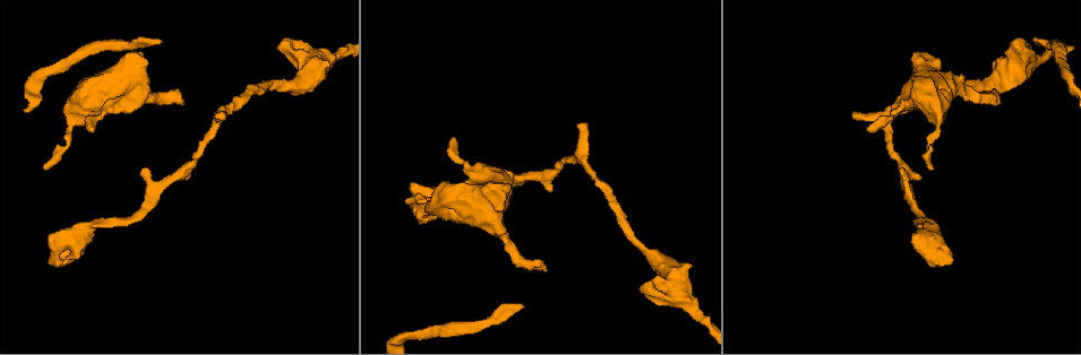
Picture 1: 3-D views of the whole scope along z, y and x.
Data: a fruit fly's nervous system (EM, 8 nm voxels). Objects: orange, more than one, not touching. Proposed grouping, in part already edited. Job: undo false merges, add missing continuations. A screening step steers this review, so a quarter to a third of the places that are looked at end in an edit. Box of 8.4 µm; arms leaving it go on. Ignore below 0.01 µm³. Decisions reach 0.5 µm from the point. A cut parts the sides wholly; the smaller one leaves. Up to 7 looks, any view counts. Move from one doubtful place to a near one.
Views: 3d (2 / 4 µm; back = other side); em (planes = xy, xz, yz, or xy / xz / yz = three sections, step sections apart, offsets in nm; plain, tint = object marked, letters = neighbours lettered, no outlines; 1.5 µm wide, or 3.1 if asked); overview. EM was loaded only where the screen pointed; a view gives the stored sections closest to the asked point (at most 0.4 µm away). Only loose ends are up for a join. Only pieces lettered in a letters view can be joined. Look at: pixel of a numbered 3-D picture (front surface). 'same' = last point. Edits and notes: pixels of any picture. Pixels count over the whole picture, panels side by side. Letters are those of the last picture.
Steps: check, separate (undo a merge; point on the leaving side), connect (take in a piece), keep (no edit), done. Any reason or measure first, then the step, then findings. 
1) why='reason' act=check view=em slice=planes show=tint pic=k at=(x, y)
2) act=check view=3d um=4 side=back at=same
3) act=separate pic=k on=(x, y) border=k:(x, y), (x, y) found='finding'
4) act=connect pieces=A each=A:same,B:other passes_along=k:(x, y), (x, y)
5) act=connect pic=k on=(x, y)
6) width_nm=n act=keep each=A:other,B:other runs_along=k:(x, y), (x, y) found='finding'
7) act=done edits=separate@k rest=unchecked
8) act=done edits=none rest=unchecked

why='sharp bend' act=check view=em slice=xy step=4 show=tint pic=1 at=(56, 256)

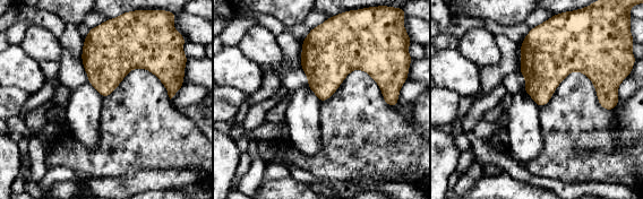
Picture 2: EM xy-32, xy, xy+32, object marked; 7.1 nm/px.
why='another direction' act=check view=em slice=planes show=letters at=same

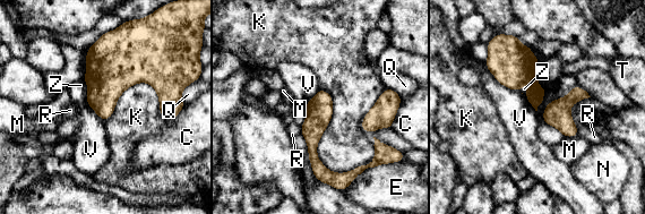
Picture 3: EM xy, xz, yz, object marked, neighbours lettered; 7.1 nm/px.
width_nm=180 act=keep each=C:other,E:other,K:other,M:other,N:other,Q:other,R:other,T:other,V:other,Z:other runs_along=3:(320, 92), (312, 156), (333, 181) found='one cell here'

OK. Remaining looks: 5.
why='thick turns thin' act=check view=em slice=planes show=tint pic=1 at=(474, 182)

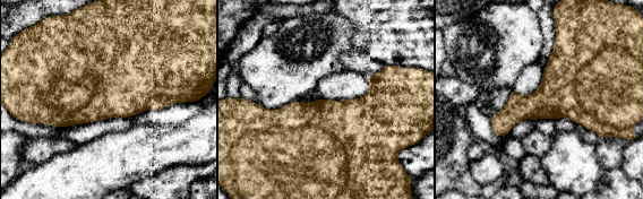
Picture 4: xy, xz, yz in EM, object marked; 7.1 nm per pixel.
why='what lies round it' act=check view=em slice=planes show=letters at=same

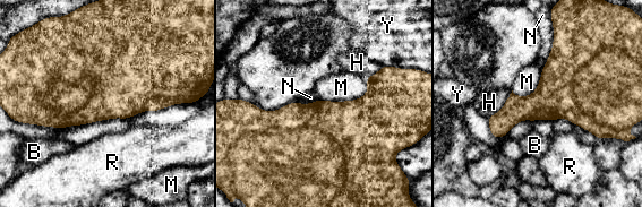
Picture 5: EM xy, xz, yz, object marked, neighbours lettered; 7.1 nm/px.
width_nm=360 act=keep each=B:other,H:other,M:other,N:other,R:other,Y:other border=5:(367, 80), (360, 97), (319, 100) found='one cell here'

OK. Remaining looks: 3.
act=check view=em slice=xz step=8 show=letters pic=1 at=(997, 99)

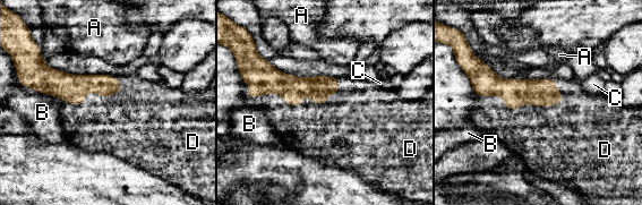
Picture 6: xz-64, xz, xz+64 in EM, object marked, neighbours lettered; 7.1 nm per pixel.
why='another direction' act=check view=em slice=planes show=letters at=same

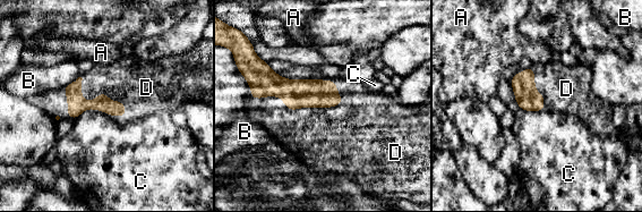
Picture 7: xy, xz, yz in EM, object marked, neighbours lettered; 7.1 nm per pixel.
width_nm=140 act=connect pic=7 on=(314, 135) each=A:other,B:other,C:other,D:same passes_along=7:(296, 93), (290, 109), (314, 135) found='it goes on there'

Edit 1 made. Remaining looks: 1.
act=done edits=connect@7 rest=unchecked

